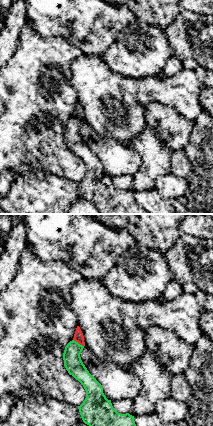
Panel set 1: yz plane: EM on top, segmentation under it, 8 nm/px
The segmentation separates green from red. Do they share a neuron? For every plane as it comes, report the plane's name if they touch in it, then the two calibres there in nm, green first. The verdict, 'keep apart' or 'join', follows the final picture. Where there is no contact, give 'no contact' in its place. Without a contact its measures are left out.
meets green in yz; 140 nm thick on the green side, 80 nm on the other

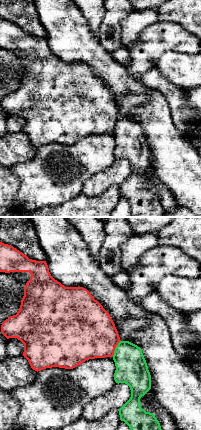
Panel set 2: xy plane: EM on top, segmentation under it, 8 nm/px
meets green in xy; 260 nm thick on the green side, 420 nm on the other

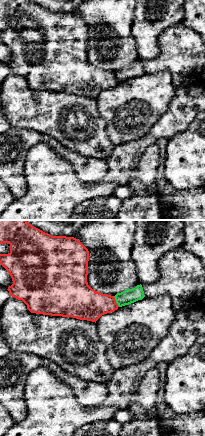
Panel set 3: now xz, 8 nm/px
meets green in xz; 120 nm thick on the green side, 260 nm on the other

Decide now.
keep apart

